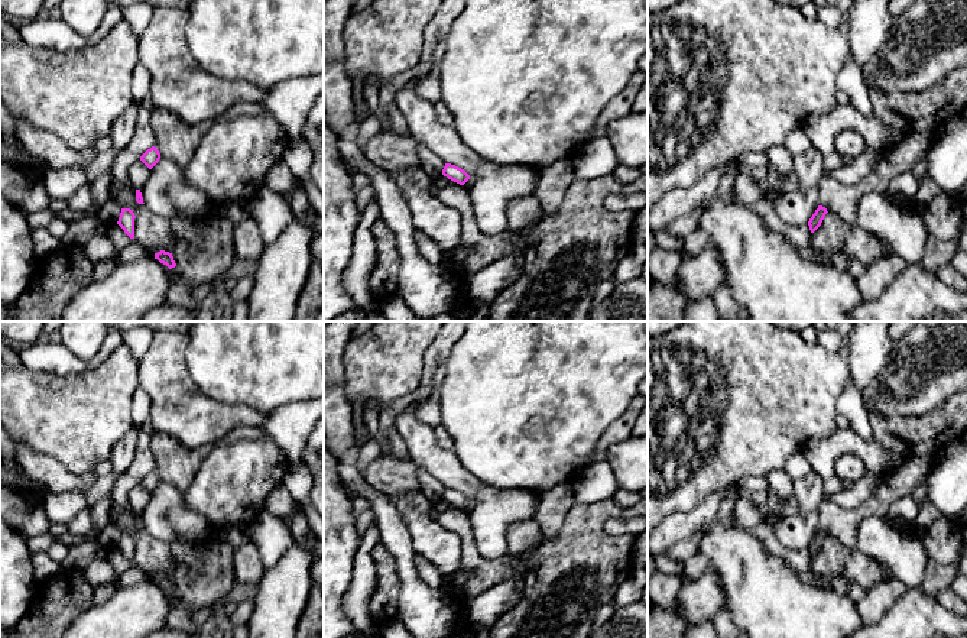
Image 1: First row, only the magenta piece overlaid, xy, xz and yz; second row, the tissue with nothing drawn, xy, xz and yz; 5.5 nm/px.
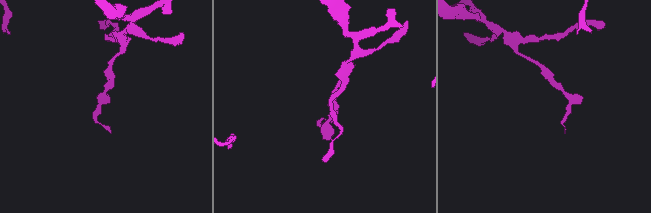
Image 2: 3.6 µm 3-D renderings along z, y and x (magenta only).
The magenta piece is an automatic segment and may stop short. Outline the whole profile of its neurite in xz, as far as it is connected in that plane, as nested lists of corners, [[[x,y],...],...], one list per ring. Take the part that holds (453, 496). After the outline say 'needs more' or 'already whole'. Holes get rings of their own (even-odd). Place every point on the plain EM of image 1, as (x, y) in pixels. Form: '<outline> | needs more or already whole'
[[[445,488],[442,499],[460,509],[464,509],[470,503],[470,499],[464,493],[451,488]]] | already whole

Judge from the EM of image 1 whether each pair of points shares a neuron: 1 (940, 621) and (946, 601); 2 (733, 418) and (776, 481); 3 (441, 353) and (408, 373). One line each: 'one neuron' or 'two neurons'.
1: two neurons
2: two neurons
3: two neurons

